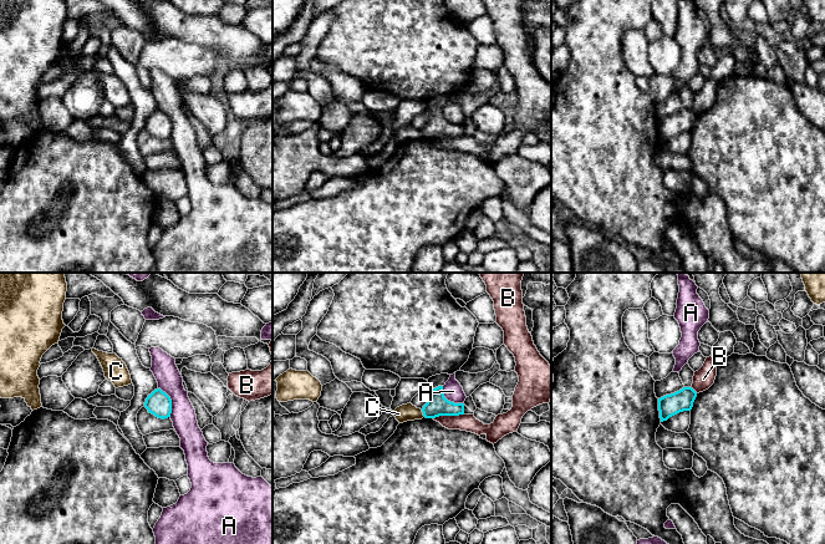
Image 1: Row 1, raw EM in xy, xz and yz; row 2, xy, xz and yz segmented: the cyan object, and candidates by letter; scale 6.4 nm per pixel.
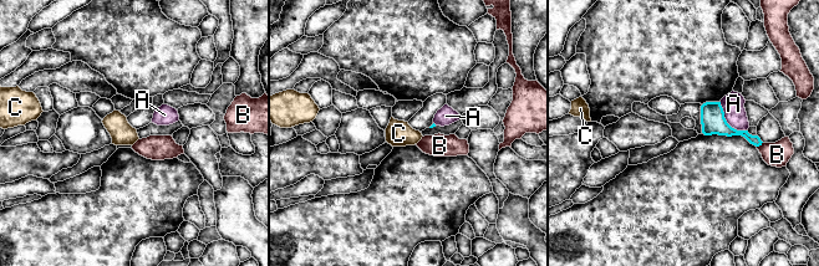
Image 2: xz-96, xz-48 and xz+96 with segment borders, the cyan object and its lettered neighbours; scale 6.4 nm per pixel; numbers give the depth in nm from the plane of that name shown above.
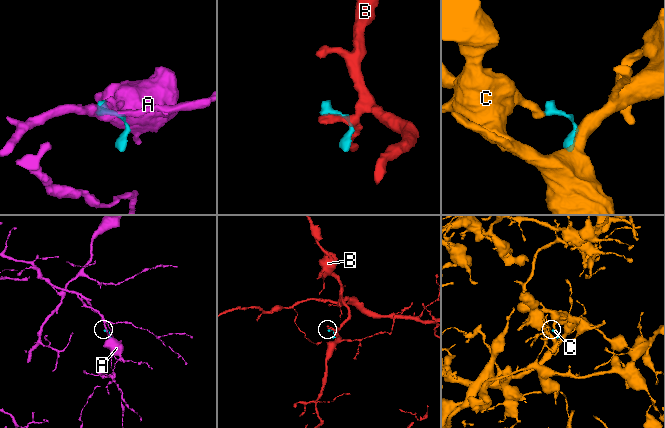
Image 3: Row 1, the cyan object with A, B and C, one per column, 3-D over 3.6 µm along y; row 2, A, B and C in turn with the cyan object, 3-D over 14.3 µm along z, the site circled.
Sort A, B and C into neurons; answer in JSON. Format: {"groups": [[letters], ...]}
{"groups": [["A"], ["B"], ["C"]]}

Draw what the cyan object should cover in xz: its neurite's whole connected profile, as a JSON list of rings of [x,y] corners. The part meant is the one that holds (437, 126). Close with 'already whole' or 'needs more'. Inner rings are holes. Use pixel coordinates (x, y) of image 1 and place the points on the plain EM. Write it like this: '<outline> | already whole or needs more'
[[[443,107],[432,111],[427,124],[422,129],[426,139],[436,139],[439,137],[459,137],[464,136],[464,124],[454,124],[448,122],[443,115]]] | already whole

